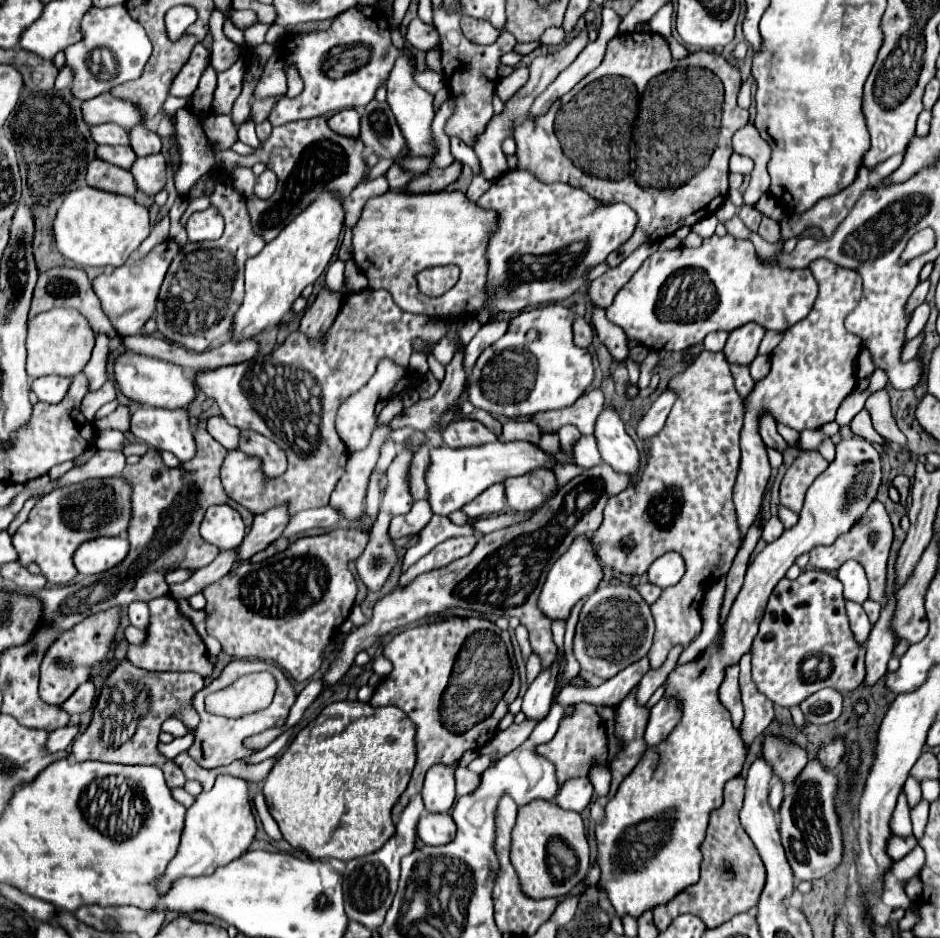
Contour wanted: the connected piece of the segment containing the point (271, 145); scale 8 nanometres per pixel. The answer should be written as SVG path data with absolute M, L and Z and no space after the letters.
M310 118L310 120L288 122L288 124L282 124L282 126L274 128L270 138L266 142L262 142L258 146L258 150L254 154L250 154L250 156L240 156L234 150L216 152L216 164L220 168L230 168L234 164L254 166L256 162L264 162L270 170L276 172L276 176L278 176L276 192L268 200L248 202L248 212L252 216L252 226L256 228L256 234L264 236L266 242L270 242L280 234L280 230L284 226L288 226L288 222L292 222L300 212L304 212L316 200L316 196L320 196L324 192L334 192L336 196L348 196L354 190L354 186L364 180L364 176L368 172L368 168L366 168L366 164L364 164L360 154L362 154L362 144L360 144L358 138L346 138L346 136L340 136L340 134L332 132L328 128L328 124L326 124L326 118Z

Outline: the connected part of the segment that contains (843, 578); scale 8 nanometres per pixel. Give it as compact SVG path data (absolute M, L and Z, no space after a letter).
M848 560L838 570L838 580L844 584L844 598L864 604L868 600L868 578L856 560Z

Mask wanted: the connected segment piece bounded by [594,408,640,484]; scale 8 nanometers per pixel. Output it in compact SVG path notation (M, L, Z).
M614 408L602 410L594 434L600 446L602 460L610 464L618 474L630 476L630 482L634 484L640 470L640 454L634 440L626 434L624 424Z

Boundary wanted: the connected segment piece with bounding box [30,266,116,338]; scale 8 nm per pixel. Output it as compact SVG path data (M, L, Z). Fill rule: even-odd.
M58 266L58 268L50 268L46 272L40 274L38 284L34 288L34 298L32 298L32 308L30 308L30 318L38 316L40 312L48 312L52 308L80 308L80 312L88 318L88 322L92 324L92 328L96 332L108 332L108 336L116 338L116 332L112 332L112 324L110 320L104 316L100 302L96 300L96 294L92 292L92 284L88 280L88 276L84 274L84 270L80 268L66 268L66 266Z

